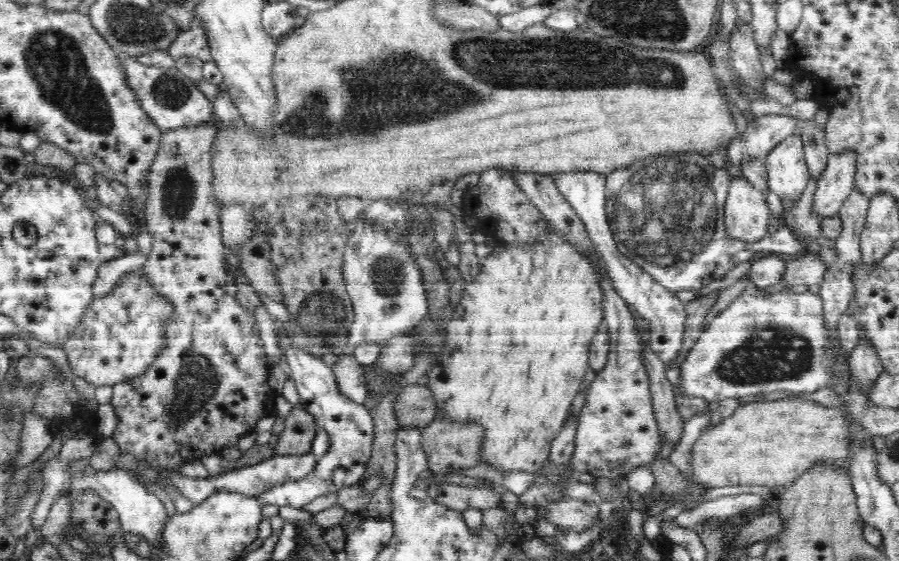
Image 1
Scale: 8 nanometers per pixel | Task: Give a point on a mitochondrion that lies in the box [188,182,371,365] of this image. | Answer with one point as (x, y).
(321, 316)

